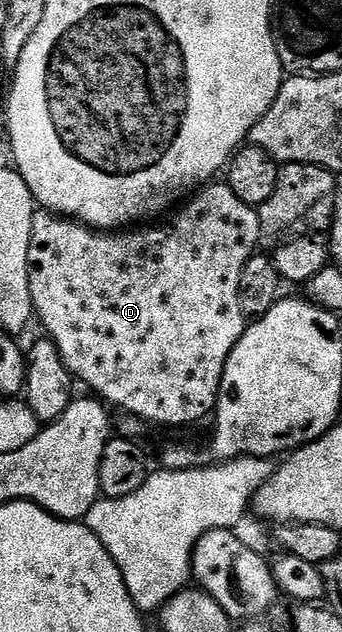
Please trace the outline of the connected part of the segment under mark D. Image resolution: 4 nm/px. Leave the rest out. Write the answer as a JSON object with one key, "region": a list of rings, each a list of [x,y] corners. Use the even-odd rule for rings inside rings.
{"region":[[[205,185],[199,192],[193,193],[179,207],[181,210],[177,218],[172,218],[165,226],[156,226],[153,230],[128,228],[123,232],[97,232],[83,222],[53,214],[51,210],[43,208],[37,209],[34,216],[34,224],[30,232],[28,271],[32,309],[38,322],[40,318],[41,324],[44,325],[43,333],[51,338],[58,348],[73,379],[80,381],[81,378],[93,390],[89,391],[103,399],[109,407],[117,406],[118,409],[124,410],[120,412],[125,415],[139,418],[148,424],[157,422],[160,426],[188,426],[191,422],[202,421],[207,414],[209,417],[216,408],[226,360],[234,344],[238,344],[246,329],[246,319],[240,307],[242,268],[246,268],[246,260],[250,260],[260,246],[260,216],[253,207],[238,200],[238,196],[234,196],[234,192],[228,185],[216,185]]]}

